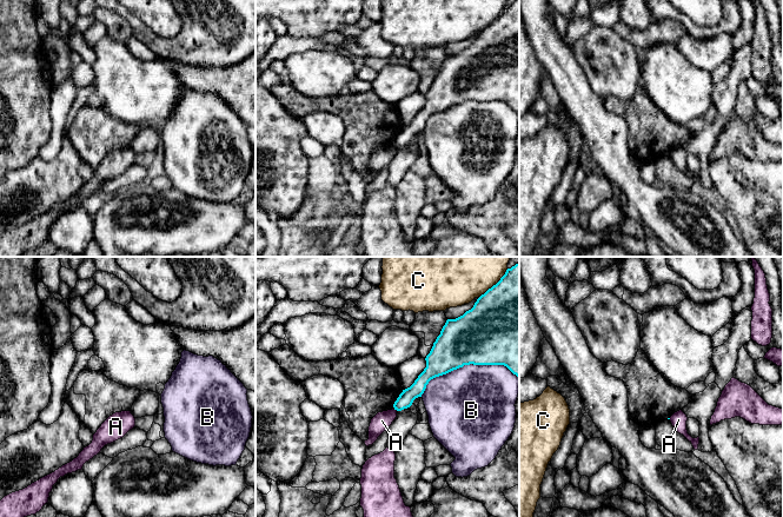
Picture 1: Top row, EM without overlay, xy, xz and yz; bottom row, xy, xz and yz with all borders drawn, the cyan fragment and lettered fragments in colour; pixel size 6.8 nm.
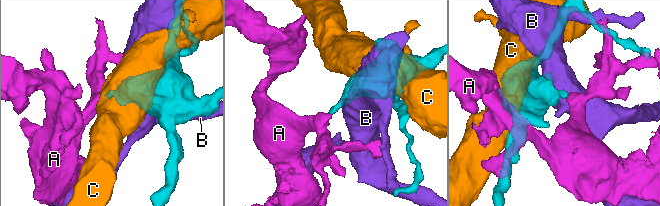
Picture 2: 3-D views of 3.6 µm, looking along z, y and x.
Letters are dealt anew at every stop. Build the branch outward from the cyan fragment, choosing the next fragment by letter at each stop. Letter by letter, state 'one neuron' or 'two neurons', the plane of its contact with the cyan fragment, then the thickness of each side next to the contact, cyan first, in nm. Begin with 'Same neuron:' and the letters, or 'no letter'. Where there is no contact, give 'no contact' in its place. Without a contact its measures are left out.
Same neuron: no letter
A: two neurons; meets cyan in xz; 110 nm thick on the cyan side, 120 nm on the other
B: two neurons; meets cyan in xz; 420 nm thick on the cyan side, 480 nm on the other
C: two neurons; meets cyan in xz; 500 nm thick on the cyan side, 480 nm on the other

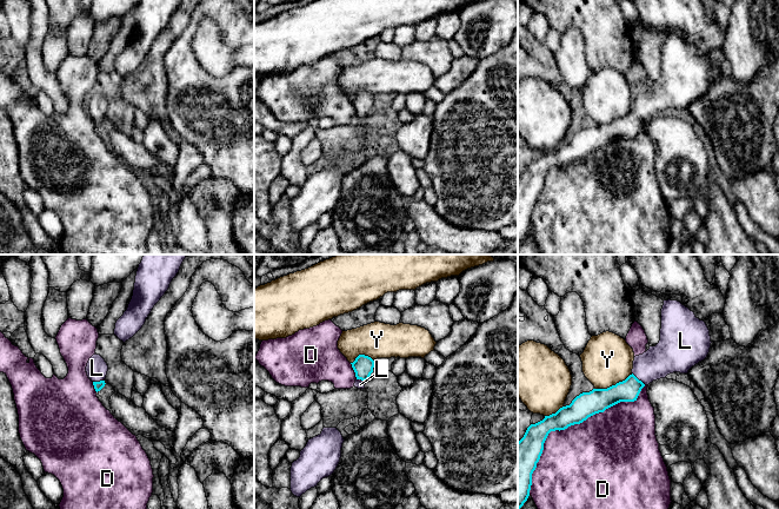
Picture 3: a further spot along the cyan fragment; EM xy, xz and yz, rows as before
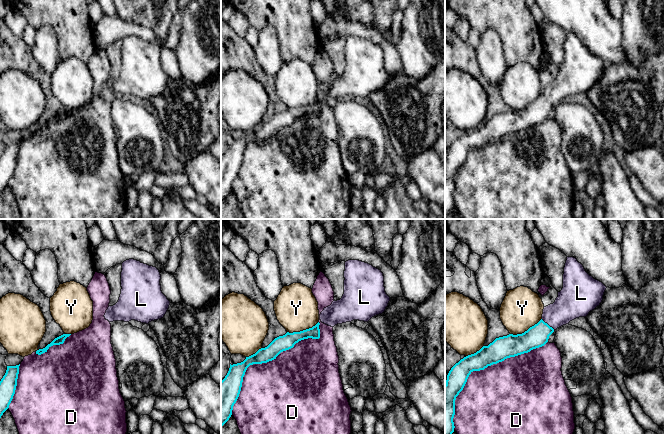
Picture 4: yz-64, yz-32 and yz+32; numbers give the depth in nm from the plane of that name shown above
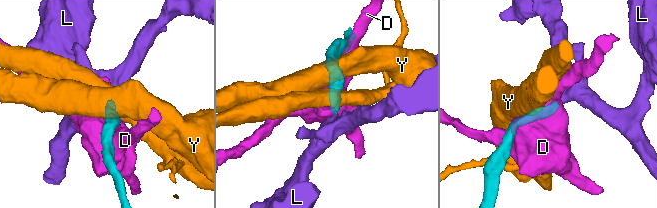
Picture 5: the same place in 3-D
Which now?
Same neuron: L
D: two neurons; meets cyan in yz; 170 nm thick on the cyan side, 480 nm on the other
L: one neuron; meets cyan in yz; 150 nm thick on the cyan side, 220 nm on the other
Y: two neurons; meets cyan in yz; 170 nm thick on the cyan side, 340 nm on the other

